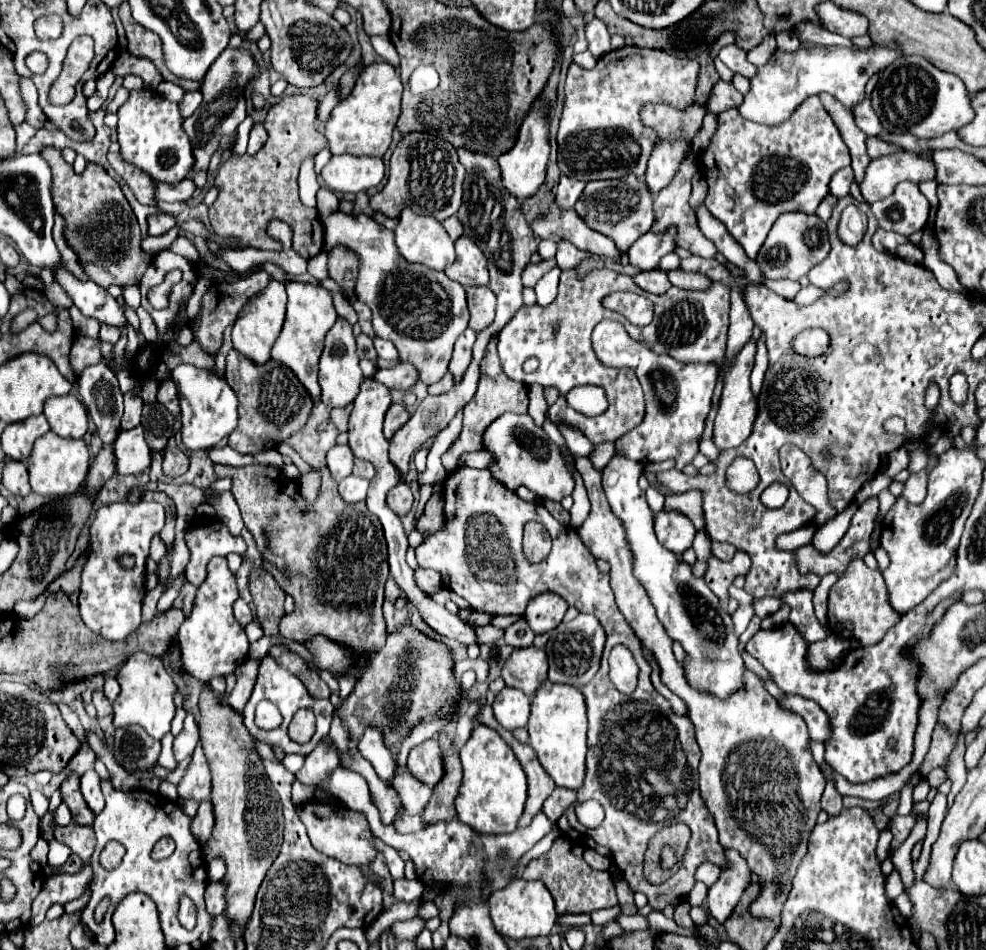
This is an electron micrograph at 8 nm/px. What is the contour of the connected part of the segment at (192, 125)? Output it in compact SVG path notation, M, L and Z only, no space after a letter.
M226 48L220 56L218 62L214 62L206 74L206 80L202 82L202 104L200 108L184 120L184 130L190 136L192 148L194 148L194 170L208 168L210 158L220 150L220 140L222 136L230 136L230 148L234 146L236 140L236 130L238 124L246 118L246 88L252 80L260 76L260 68L254 60L254 56L246 48Z

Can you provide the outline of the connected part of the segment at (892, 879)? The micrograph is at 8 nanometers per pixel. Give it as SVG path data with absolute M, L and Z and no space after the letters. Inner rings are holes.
M894 870L888 878L886 878L886 894L890 900L896 900L900 894L904 892L904 884L900 880L900 872Z

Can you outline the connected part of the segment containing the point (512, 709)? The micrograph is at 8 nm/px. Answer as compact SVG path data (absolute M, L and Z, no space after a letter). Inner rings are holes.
M504 688L496 698L494 698L494 716L504 726L506 730L516 730L524 728L528 724L528 714L530 714L530 696L526 696L518 688Z

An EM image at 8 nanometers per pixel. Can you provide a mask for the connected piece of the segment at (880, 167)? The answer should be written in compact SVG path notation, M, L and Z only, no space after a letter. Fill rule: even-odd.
M898 152L870 162L860 192L866 198L866 202L872 204L890 196L894 192L894 186L902 180L920 184L934 178L936 166L932 158L914 152Z

